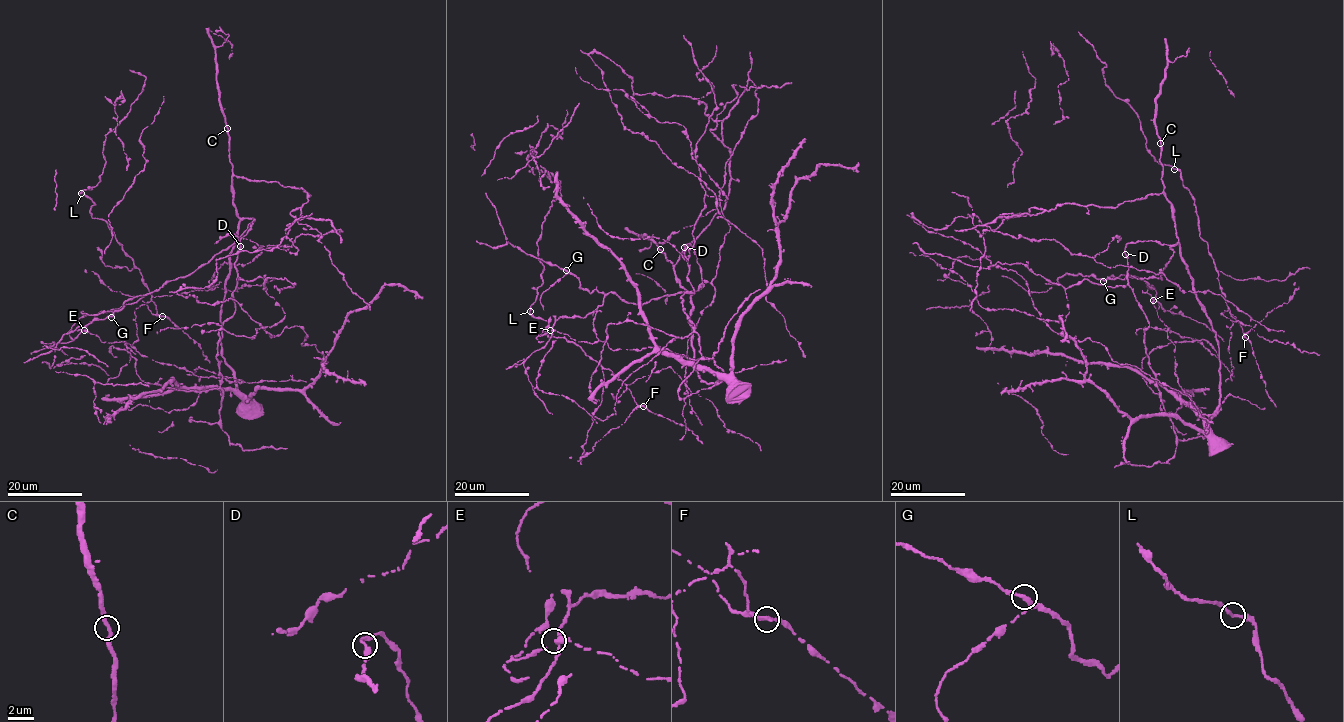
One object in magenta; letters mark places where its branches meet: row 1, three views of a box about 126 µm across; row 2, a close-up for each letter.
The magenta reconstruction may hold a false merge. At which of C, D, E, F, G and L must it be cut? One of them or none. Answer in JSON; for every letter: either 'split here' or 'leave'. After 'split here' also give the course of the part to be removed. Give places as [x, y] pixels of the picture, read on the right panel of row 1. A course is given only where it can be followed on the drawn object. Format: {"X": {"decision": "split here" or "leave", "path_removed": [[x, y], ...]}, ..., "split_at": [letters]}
{"C": {"decision": "leave"}, "D": {"decision": "leave"}, "E": {"decision": "leave"}, "F": {"decision": "split here", "path_removed": [[1245, 337], [1266, 314], [1288, 302], [1299, 287], [1295, 282]]}, "G": {"decision": "leave"}, "L": {"decision": "leave"}, "split_at": ["F"]}

